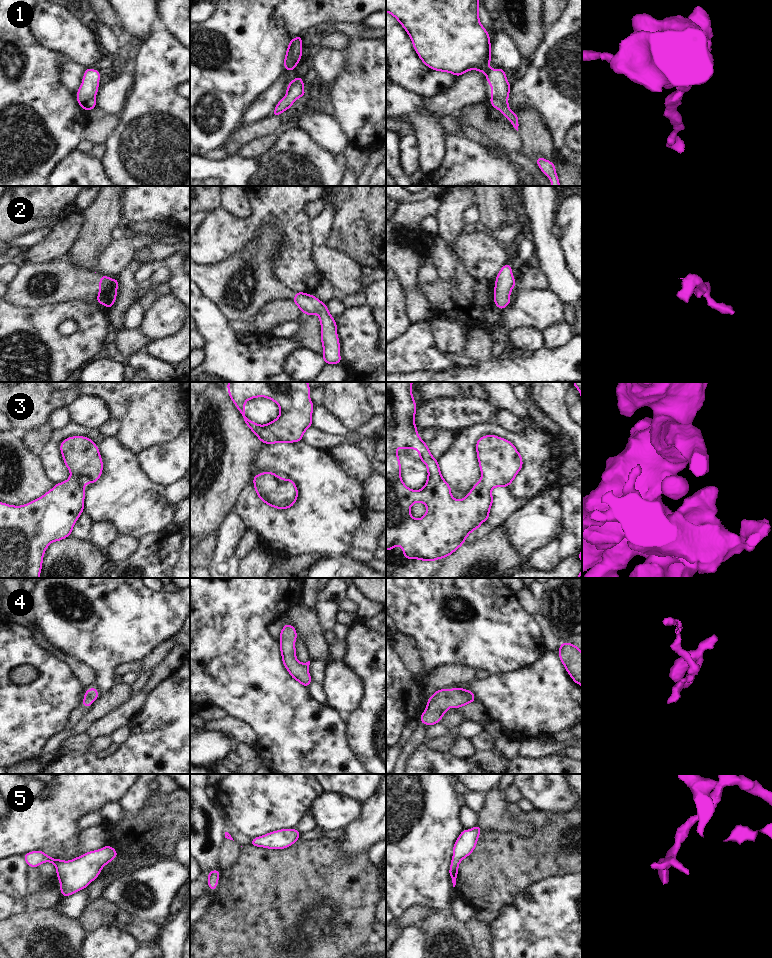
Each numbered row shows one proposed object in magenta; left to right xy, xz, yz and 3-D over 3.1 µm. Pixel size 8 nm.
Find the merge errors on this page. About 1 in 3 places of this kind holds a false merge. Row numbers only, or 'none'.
none

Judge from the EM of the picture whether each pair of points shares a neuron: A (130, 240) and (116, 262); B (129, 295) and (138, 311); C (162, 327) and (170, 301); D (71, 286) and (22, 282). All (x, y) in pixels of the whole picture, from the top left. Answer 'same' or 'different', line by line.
A: same
B: different
C: same
D: same

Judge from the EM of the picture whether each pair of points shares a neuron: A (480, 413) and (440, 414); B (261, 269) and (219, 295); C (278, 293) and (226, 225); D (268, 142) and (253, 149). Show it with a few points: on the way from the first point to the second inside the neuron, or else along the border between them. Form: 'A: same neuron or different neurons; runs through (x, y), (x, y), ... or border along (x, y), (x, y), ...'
A: same neuron; runs through (470, 413), (450, 414)
B: same neuron; runs through (248, 260), (245, 259), (228, 277), (226, 282)
C: different neurons; border along (258, 228), (256, 233), (239, 250), (223, 259)
D: same neuron; runs through (264, 144), (257, 147)

